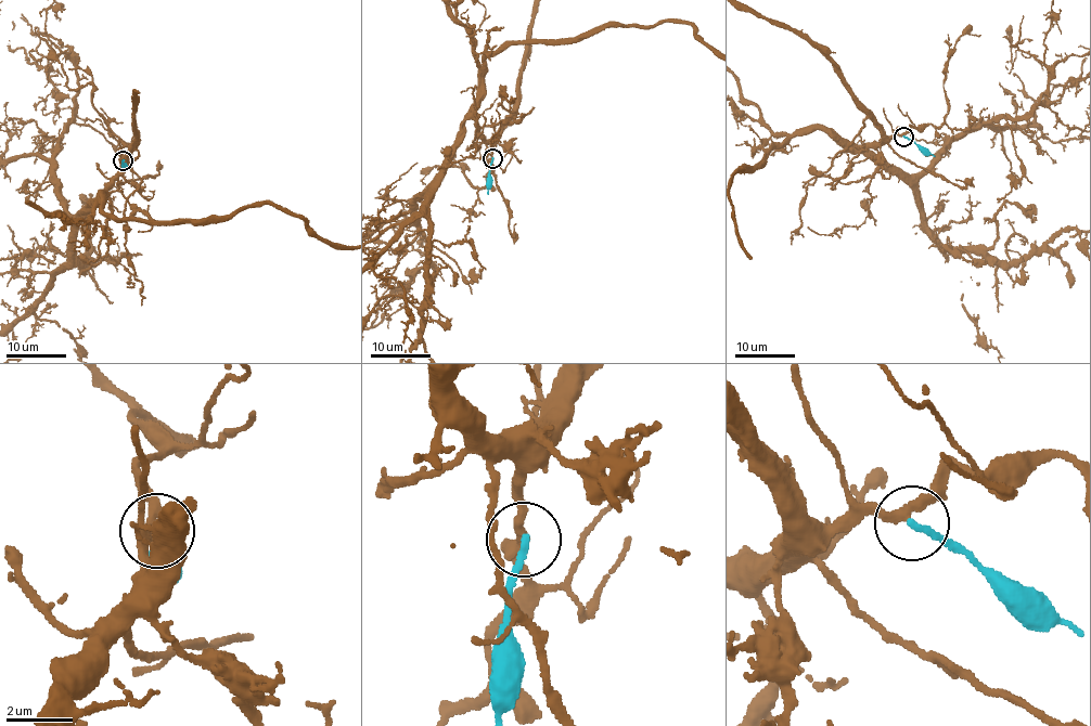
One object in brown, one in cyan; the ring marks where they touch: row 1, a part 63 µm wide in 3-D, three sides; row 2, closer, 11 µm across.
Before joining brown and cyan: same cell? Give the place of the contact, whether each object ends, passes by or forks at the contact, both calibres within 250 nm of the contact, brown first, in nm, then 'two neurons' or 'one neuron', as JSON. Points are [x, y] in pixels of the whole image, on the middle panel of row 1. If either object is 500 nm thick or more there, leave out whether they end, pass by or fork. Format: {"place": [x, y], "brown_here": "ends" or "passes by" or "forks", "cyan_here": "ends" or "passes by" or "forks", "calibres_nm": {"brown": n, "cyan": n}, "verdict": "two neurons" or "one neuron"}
{"place": [492, 158], "brown_here": "passes by", "cyan_here": "ends", "calibres_nm": {"brown": 280, "cyan": 200}, "verdict": "two neurons"}

